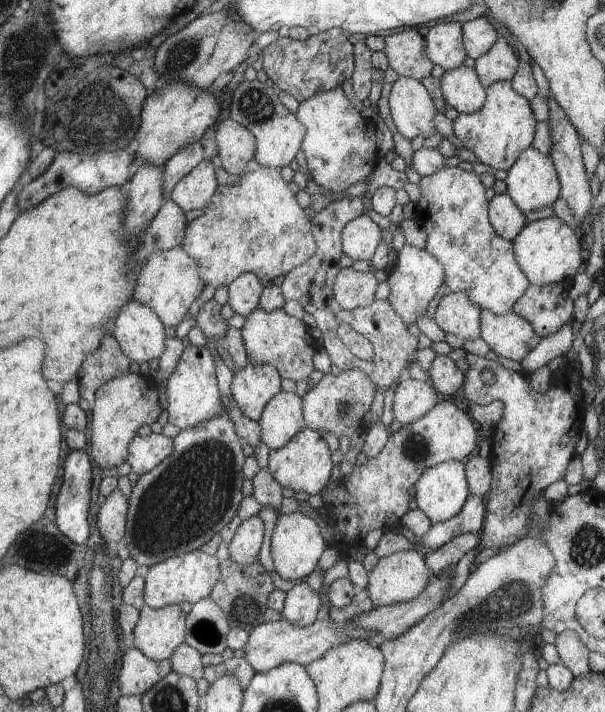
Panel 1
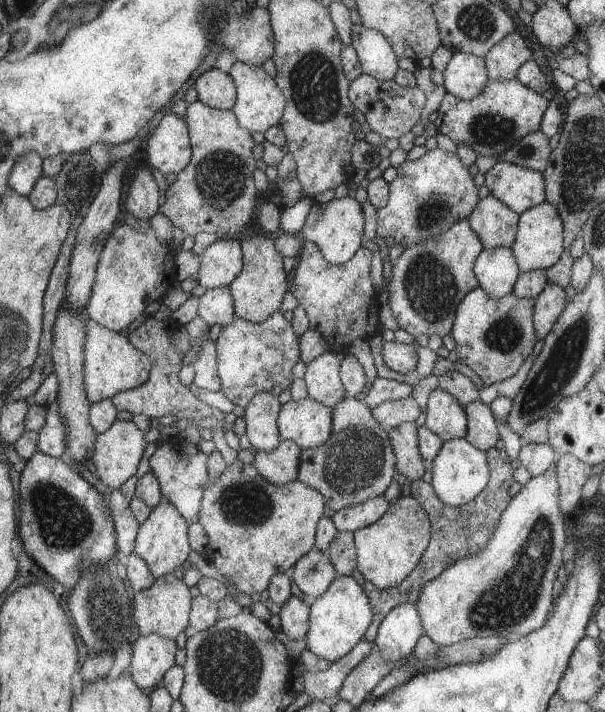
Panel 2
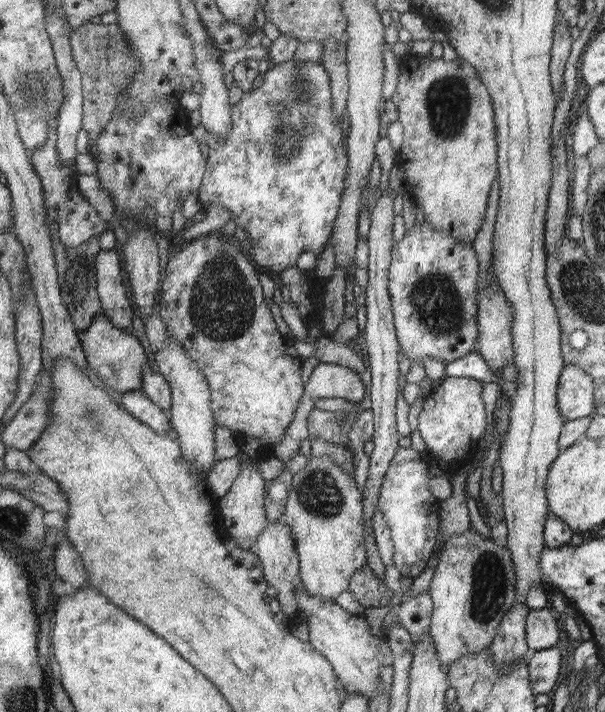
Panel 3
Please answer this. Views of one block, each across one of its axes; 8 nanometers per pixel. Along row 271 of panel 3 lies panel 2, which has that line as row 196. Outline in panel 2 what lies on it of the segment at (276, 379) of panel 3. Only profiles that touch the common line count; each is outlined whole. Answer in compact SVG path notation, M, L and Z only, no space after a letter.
M200 101L188 103L184 120L192 124L196 156L192 156L192 164L179 172L166 190L166 202L160 205L160 213L172 222L174 228L182 230L184 236L196 236L198 232L240 232L252 220L256 210L258 192L252 180L256 168L252 156L254 140L231 110L212 110Z

